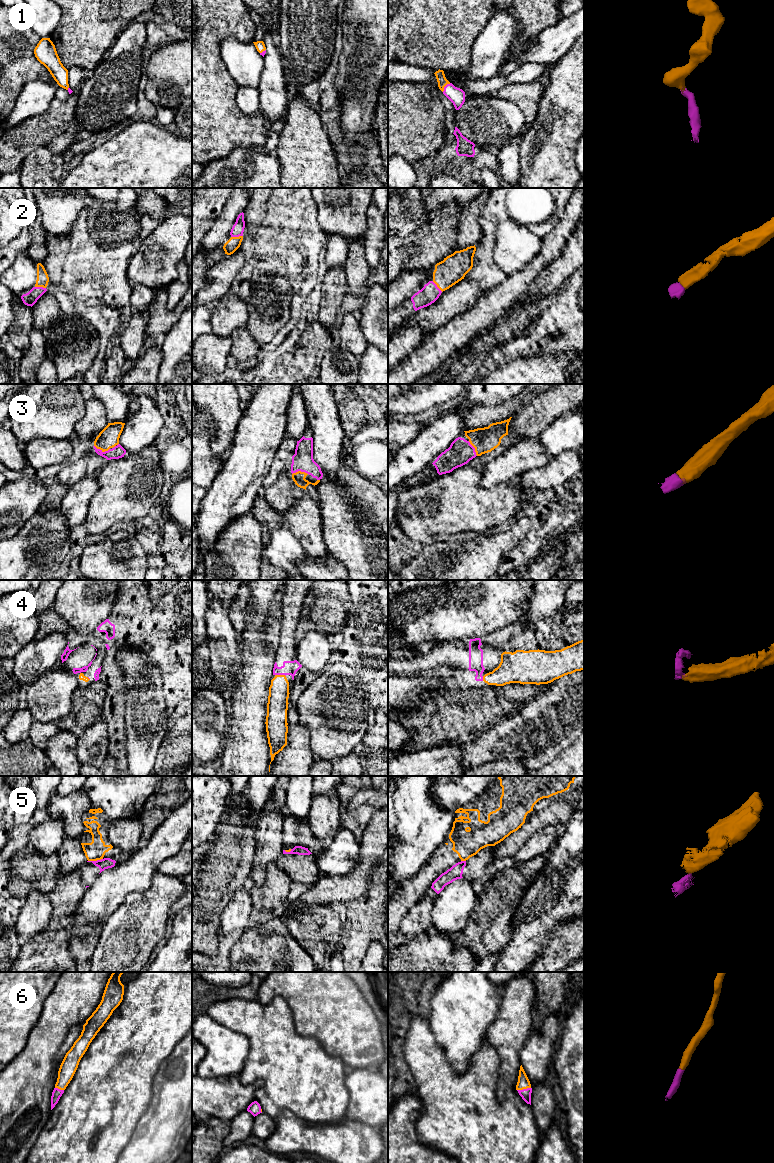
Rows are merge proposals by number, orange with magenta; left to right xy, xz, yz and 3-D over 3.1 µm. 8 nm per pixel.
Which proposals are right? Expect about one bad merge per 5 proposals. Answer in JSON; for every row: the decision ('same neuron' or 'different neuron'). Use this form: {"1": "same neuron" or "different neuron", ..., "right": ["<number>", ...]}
{"1": "same neuron", "2": "same neuron", "3": "same neuron", "4": "same neuron", "5": "different neuron", "6": "same neuron", "right": ["1", "2", "3", "4", "6"]}

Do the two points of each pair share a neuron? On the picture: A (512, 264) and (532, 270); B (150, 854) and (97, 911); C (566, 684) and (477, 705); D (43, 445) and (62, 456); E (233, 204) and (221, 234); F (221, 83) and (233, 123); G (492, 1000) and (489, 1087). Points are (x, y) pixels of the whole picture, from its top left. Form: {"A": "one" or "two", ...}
{"A": "two", "B": "one", "C": "two", "D": "one", "E": "one", "F": "one", "G": "two"}

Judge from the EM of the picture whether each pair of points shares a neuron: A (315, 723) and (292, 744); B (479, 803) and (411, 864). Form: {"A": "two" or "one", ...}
{"A": "two", "B": "two"}

